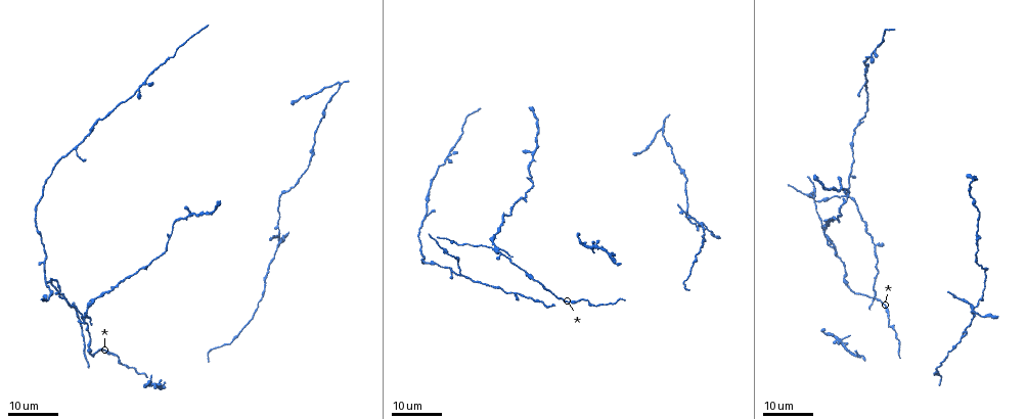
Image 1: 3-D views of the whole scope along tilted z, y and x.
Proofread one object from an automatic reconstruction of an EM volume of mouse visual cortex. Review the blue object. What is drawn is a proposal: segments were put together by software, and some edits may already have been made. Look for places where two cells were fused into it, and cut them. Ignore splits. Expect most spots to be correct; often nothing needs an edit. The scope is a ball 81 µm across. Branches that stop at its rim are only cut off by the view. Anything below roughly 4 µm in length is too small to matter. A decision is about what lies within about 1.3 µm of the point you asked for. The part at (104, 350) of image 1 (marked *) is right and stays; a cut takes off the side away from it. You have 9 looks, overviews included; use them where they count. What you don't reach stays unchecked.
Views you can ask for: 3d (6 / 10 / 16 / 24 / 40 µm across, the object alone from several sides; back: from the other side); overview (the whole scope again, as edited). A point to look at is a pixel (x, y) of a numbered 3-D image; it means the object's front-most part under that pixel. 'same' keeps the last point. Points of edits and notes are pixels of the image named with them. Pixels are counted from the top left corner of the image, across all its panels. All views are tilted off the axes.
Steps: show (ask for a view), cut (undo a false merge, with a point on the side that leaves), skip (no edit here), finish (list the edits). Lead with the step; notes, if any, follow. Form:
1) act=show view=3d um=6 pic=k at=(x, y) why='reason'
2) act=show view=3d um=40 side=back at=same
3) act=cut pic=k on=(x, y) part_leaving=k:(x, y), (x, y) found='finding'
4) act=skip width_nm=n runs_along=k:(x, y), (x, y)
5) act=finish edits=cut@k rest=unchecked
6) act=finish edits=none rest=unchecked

act=show view=3d um=16 pic=1 at=(875, 245) why='thick turns thin'

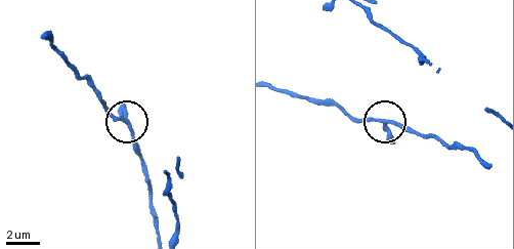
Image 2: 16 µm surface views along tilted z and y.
act=show view=3d um=6 pic=2 at=(130, 128)

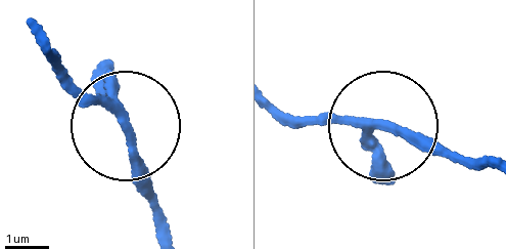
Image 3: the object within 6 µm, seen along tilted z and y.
act=skip arms=3 runs_along=3:(277, 107), (378, 124), (477, 169) found='all the same cell'

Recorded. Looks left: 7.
act=show view=3d um=16 pic=1 at=(497, 248) why='four or more arms meet'

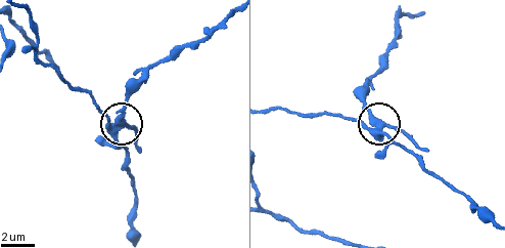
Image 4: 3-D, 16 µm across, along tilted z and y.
act=show view=3d um=6 pic=4 at=(119, 120)

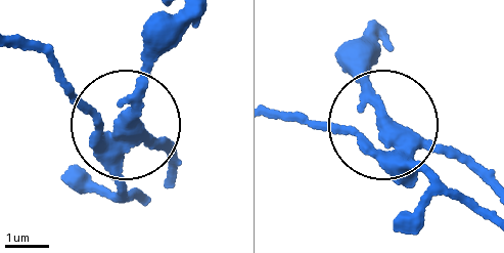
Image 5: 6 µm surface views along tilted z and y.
act=cut pic=5 on=(136, 94) width_nm=330 found='two cells meet here'

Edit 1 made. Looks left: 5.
act=show view=3d um=16 pic=1 at=(460, 275) why='branch point'

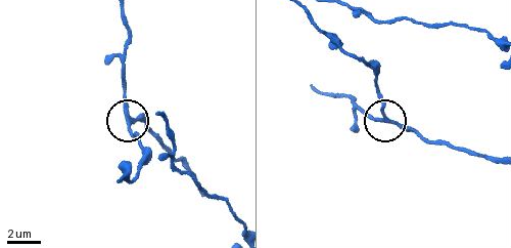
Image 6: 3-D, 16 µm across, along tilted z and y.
act=show view=3d um=10 pic=6 at=(132, 119) why='closer look'

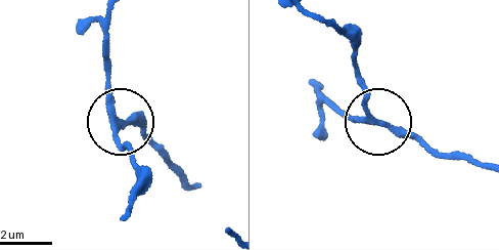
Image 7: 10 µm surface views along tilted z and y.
act=skip width_nm=220 found='continuous, no second cell'

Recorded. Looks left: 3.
act=show view=3d um=24 pic=1 at=(136, 91) why='sudden change in width'

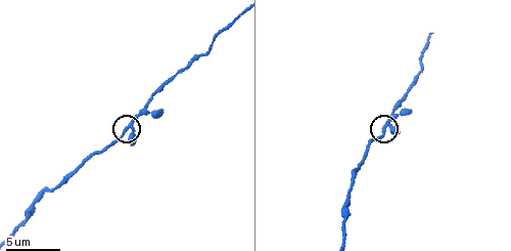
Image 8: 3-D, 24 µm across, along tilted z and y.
act=show view=3d um=6 pic=8 at=(128, 126)

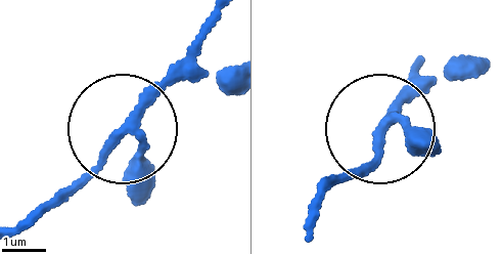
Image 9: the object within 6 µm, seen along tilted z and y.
act=skip arms=3 runs_along=9:(326, 201), (336, 179), (368, 165), (420, 67) found='one cell here'

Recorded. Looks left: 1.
act=finish edits=cut@5 rest=unchecked

